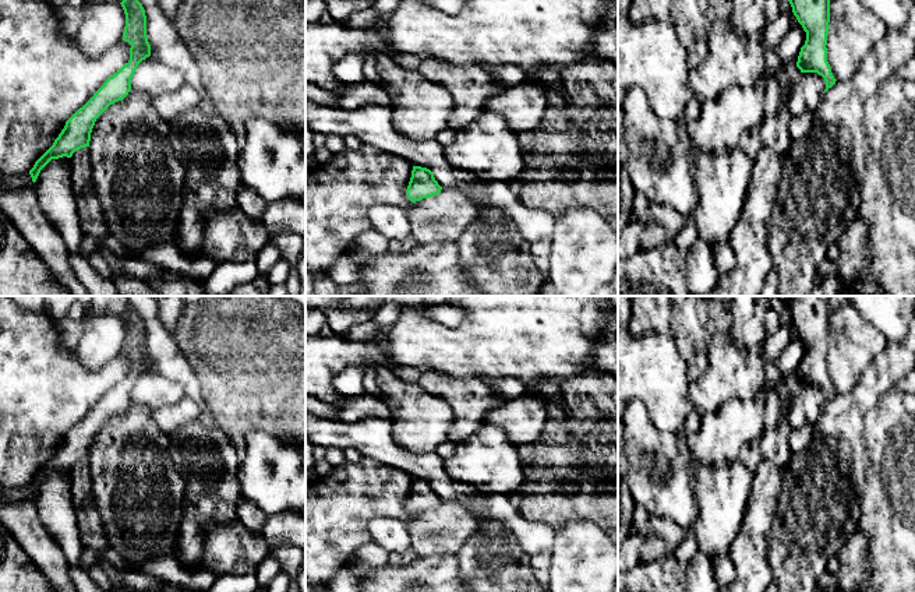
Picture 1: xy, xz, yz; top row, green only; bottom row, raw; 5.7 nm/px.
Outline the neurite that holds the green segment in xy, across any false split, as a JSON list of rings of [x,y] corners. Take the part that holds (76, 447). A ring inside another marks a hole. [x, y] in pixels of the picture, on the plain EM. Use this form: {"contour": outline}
{"contour": [[[128,303],[120,316],[126,327],[123,353],[131,357],[130,373],[109,390],[93,409],[80,420],[67,434],[53,458],[35,475],[29,483],[35,496],[40,483],[52,473],[71,471],[81,461],[89,459],[91,445],[96,431],[114,415],[123,413],[131,404],[131,391],[138,377],[151,369],[146,348],[146,328],[142,317]]]}

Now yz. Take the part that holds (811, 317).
{"contour": [[[780,296],[788,309],[792,325],[806,345],[796,380],[801,385],[817,385],[826,394],[824,405],[835,397],[827,374],[827,346],[830,335],[830,311],[819,296]]]}

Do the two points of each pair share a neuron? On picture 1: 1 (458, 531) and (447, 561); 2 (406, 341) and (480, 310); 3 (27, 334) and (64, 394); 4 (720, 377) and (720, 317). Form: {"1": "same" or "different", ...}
{"1": "different", "2": "same", "3": "same", "4": "different"}

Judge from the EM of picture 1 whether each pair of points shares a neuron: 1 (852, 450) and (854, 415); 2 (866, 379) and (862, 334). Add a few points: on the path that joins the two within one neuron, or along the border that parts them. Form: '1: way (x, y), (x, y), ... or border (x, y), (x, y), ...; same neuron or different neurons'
1: way (852, 441), (852, 423); same neuron
2: border (872, 362), (858, 381), (844, 394); different neurons

